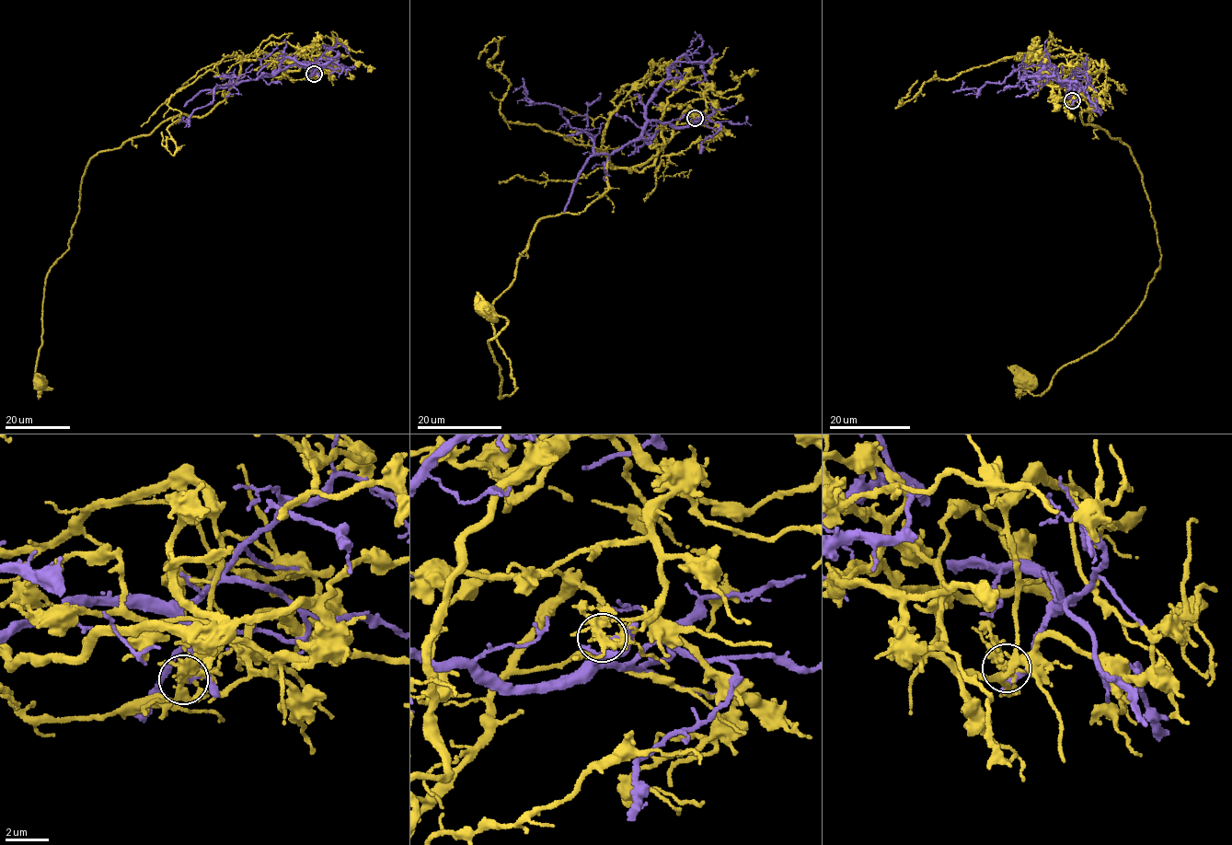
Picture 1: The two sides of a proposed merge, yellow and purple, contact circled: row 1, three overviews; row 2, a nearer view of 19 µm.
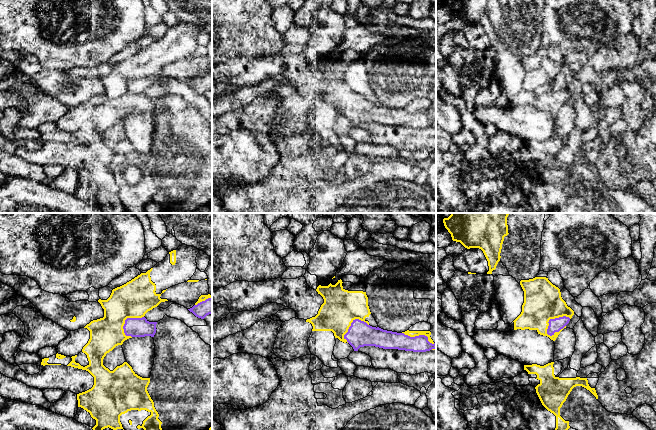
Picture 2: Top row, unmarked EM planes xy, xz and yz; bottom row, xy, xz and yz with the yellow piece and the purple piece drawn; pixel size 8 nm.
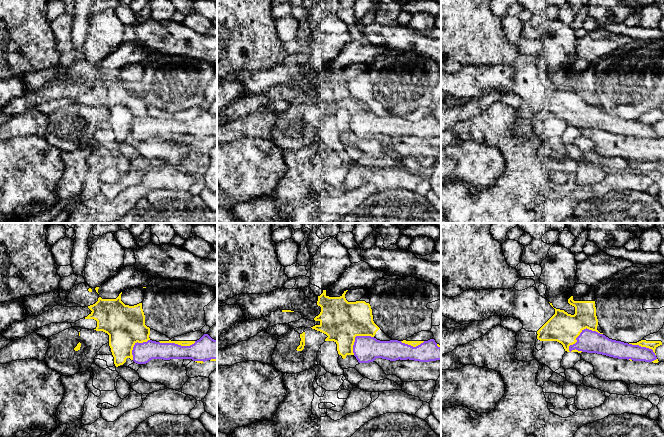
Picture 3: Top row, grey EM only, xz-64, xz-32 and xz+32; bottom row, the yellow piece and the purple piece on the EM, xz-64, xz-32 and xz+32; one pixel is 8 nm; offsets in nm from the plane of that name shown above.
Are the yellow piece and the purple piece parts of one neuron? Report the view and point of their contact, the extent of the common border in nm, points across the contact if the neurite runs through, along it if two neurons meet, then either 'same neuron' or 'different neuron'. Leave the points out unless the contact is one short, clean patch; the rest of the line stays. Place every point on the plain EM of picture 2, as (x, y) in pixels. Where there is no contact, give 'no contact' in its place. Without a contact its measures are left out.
yz (553, 94) | 240 nm | different neuron

